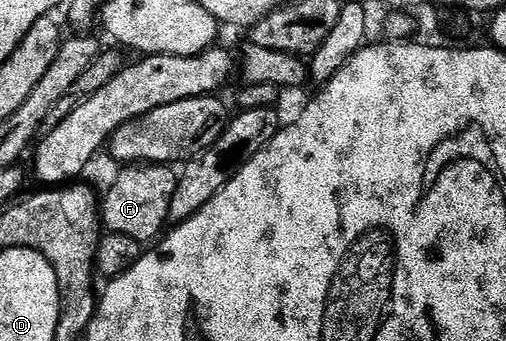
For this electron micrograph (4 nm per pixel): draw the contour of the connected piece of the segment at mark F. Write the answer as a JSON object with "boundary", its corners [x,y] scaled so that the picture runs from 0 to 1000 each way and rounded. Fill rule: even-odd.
{"boundary":[[[296,478],[247,487],[231,510],[225,548],[204,563],[204,663],[225,683],[249,683],[249,695],[265,695],[283,716],[291,716],[292,701],[306,704],[334,663],[336,589],[344,581],[350,522],[350,504],[332,484]]]}

